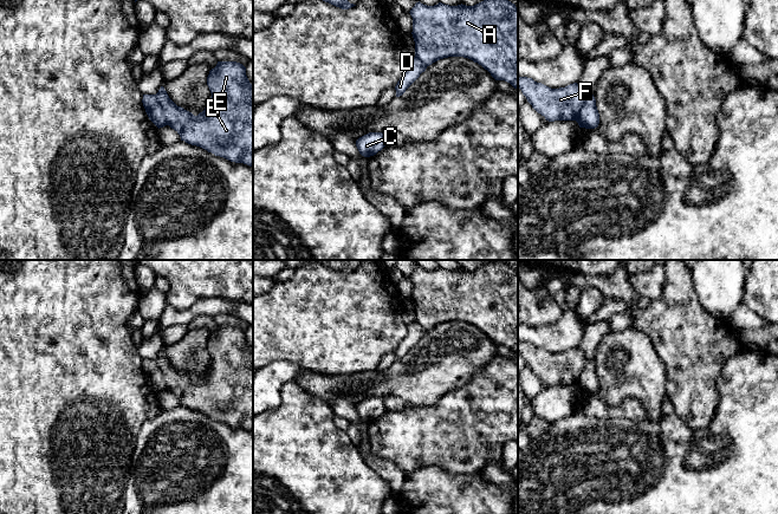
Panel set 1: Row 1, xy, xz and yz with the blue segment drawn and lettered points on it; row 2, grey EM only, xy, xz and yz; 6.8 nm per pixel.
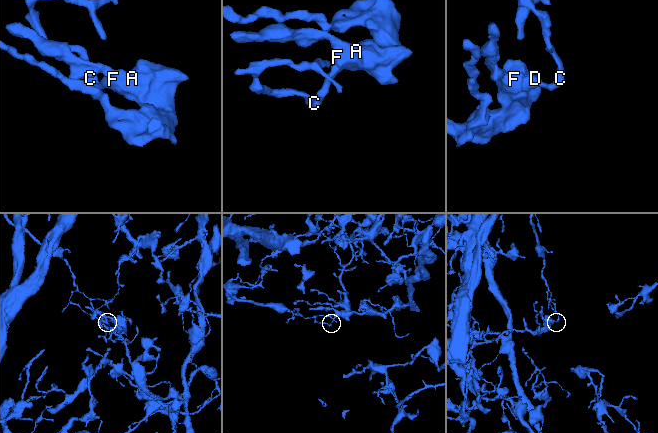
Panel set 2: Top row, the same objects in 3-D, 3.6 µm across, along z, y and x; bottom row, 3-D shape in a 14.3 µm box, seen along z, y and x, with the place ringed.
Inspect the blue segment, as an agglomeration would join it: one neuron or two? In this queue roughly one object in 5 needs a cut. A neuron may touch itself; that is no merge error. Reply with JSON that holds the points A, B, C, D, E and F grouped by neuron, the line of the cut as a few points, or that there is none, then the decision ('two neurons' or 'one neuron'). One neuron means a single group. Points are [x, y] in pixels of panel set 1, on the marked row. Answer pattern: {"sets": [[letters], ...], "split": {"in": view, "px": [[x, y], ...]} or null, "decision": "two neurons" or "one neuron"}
{"sets": [["A", "B", "E", "F"], ["C", "D"]], "split": {"in": "xy", "px": [[155, 95], [167, 124]]}, "decision": "two neurons"}

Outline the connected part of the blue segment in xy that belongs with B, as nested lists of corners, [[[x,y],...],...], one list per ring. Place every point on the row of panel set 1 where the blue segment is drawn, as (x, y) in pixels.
[[[218,61],[216,66],[209,71],[207,85],[212,97],[197,116],[177,106],[161,86],[156,97],[163,109],[167,125],[188,144],[253,168],[253,85],[246,76],[246,67],[236,61]]]

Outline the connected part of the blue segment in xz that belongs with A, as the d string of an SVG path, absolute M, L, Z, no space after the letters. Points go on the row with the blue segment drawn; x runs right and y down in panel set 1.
M484 0L474 6L427 6L420 1L410 9L415 57L426 66L448 57L463 57L487 70L495 80L505 80L518 90L518 8L508 0Z

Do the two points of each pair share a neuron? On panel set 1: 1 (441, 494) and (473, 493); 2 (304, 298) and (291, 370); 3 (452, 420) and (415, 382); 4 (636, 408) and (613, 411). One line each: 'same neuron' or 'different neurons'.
1: same neuron
2: different neurons
3: different neurons
4: same neuron

